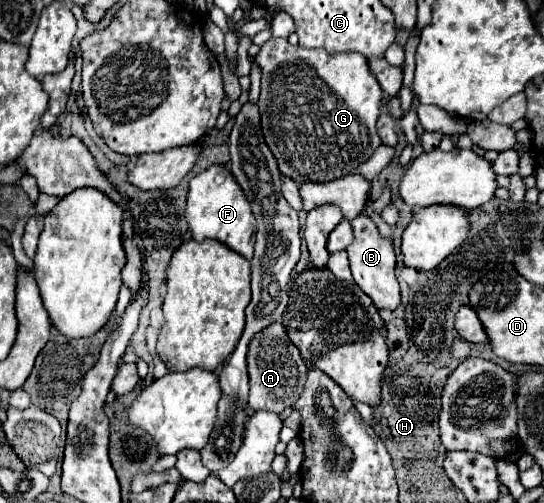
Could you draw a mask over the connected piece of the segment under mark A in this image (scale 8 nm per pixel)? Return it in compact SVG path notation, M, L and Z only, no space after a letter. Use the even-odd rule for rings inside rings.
M280 323L266 327L254 341L250 343L248 353L248 373L250 373L250 399L248 405L254 411L272 411L280 415L282 411L294 407L298 397L302 397L302 389L308 377L308 367L298 351L298 347L290 341L286 329Z

